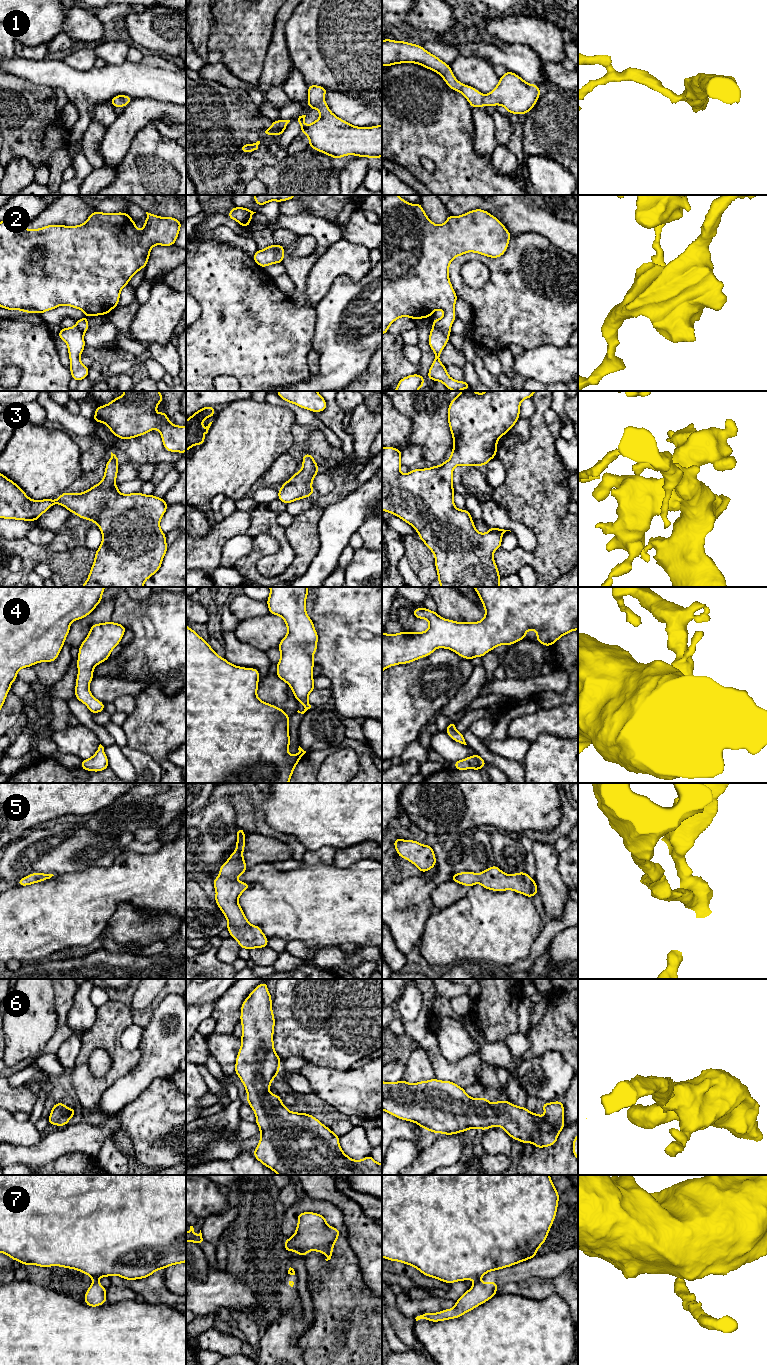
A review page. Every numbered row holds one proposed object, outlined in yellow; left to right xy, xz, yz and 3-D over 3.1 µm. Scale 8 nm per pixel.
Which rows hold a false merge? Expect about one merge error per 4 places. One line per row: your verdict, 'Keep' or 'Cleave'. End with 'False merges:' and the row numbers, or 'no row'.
1: Keep
2: Cleave
3: Keep
4: Keep
5: Keep
6: Keep
7: Cleave
False merges: 2, 7

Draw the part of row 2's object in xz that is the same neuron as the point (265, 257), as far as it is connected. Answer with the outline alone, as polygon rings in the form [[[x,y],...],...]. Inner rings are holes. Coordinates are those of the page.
[[[273,244],[263,250],[257,250],[252,256],[253,260],[262,268],[274,264],[278,246],[277,244]]]

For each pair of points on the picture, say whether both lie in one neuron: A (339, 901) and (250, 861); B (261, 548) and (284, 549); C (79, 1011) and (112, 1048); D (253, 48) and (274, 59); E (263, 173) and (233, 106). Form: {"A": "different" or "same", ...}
{"A": "different", "B": "different", "C": "different", "D": "different", "E": "different"}

